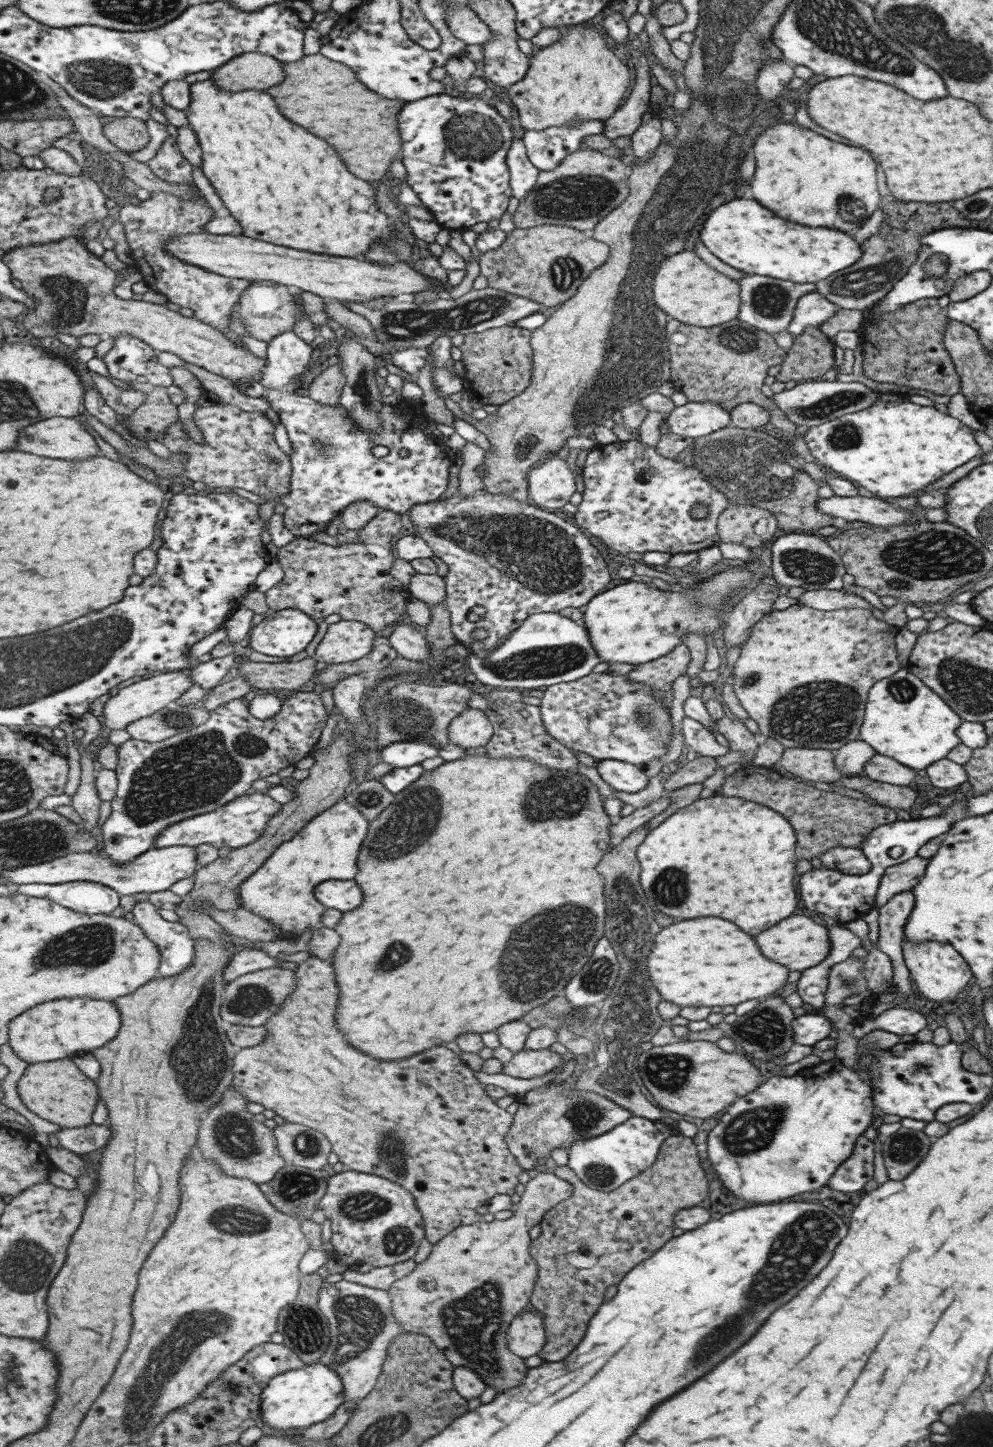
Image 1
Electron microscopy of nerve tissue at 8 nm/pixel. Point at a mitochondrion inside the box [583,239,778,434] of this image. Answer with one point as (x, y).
(740, 339)

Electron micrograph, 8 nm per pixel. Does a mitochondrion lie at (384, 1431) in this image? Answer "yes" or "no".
yes

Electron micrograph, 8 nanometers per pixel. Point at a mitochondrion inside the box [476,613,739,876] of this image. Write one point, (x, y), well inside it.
(551, 799)

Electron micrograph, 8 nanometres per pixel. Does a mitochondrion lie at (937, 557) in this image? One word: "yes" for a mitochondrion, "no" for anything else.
yes

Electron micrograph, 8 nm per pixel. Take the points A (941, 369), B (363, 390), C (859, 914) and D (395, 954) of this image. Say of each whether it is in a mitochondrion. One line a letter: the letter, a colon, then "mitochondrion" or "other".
A: other
B: mitochondrion
C: other
D: mitochondrion

